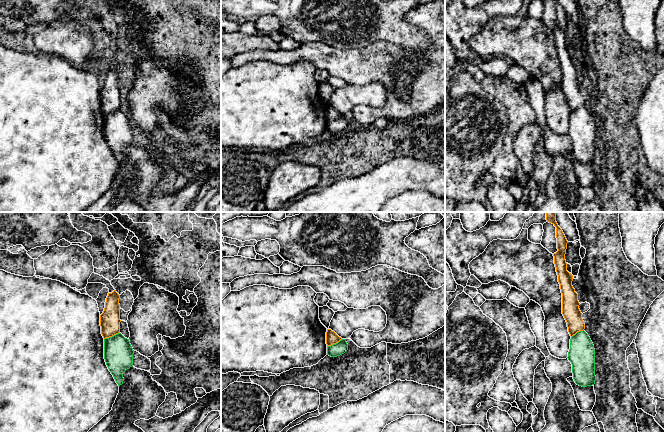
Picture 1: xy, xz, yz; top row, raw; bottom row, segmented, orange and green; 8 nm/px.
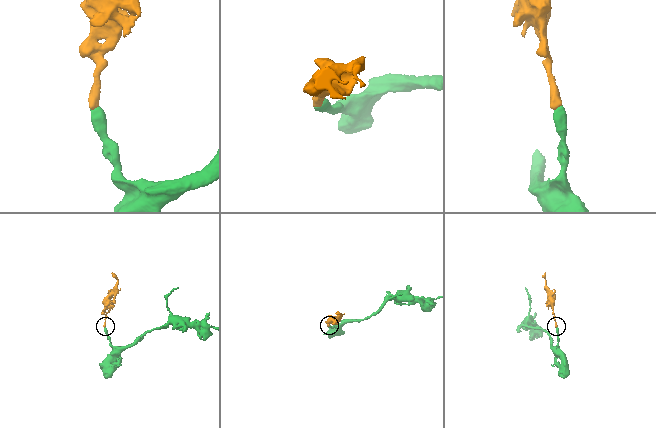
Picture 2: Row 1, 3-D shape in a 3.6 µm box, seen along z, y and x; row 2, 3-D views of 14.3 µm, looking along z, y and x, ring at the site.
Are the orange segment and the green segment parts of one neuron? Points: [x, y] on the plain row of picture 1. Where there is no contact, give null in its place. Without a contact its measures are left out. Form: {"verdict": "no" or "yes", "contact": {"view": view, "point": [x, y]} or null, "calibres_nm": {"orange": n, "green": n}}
{"verdict": "no", "contact": {"view": "xy", "point": [111, 112]}, "calibres_nm": {"orange": 160, "green": 240}}

